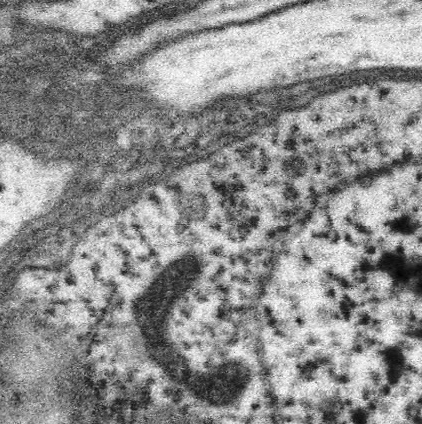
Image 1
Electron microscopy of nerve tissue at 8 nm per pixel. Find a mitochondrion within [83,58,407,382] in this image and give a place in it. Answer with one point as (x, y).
(178, 277)

